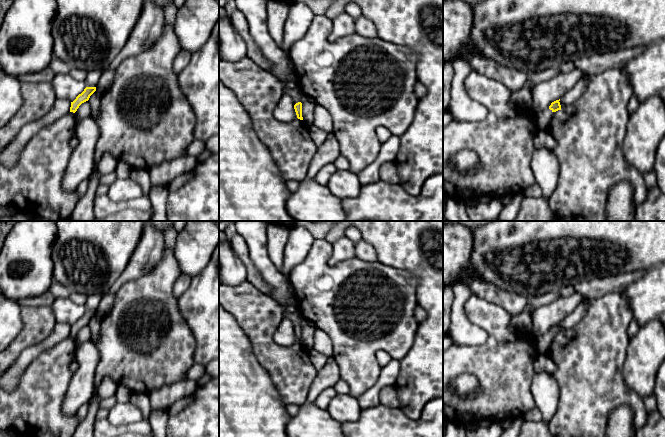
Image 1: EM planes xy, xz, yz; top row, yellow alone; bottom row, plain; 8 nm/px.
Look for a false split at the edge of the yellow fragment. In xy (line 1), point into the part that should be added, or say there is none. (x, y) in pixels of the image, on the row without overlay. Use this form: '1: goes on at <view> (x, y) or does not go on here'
1: does not go on here

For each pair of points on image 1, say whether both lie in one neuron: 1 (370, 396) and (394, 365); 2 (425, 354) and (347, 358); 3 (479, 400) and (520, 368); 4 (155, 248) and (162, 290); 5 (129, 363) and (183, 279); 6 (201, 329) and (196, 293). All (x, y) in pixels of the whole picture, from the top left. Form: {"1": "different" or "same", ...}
{"1": "same", "2": "different", "3": "same", "4": "different", "5": "different", "6": "same"}

